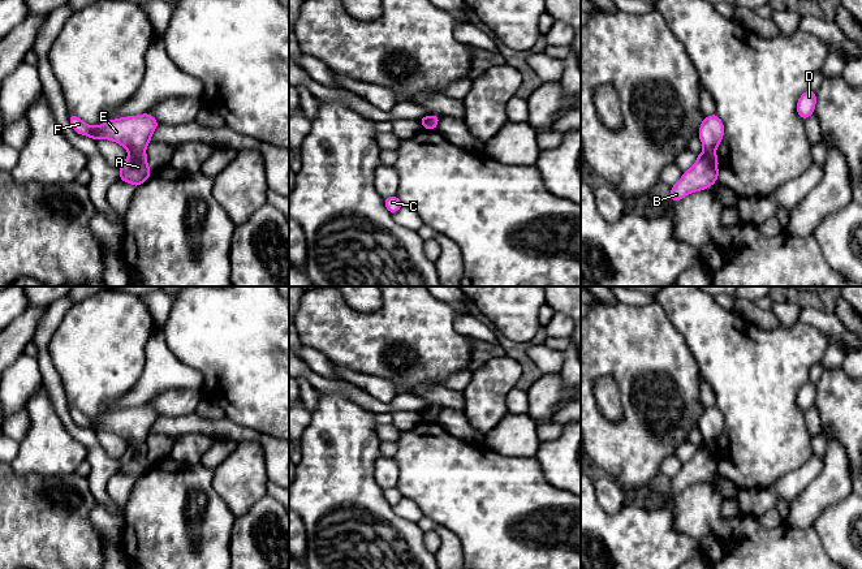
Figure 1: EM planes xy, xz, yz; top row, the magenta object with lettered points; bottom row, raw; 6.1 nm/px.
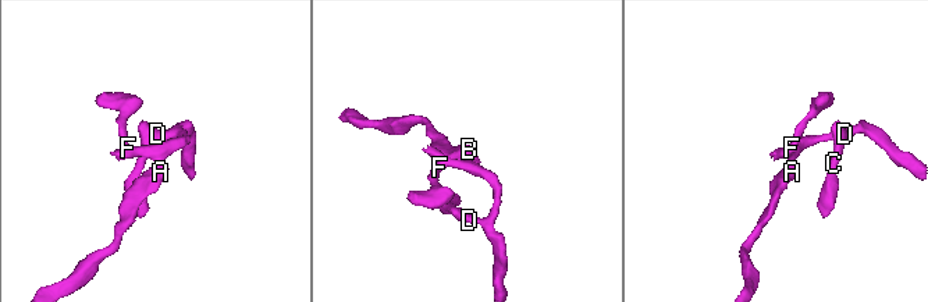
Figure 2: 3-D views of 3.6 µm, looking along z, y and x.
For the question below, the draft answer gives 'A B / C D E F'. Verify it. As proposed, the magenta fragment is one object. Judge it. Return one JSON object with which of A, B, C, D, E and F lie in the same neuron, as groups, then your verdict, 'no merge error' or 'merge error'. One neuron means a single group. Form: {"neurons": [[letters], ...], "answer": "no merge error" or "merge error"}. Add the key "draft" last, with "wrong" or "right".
{"neurons": [["A", "B"], ["C", "D", "E", "F"]], "answer": "merge error", "draft": "right"}

